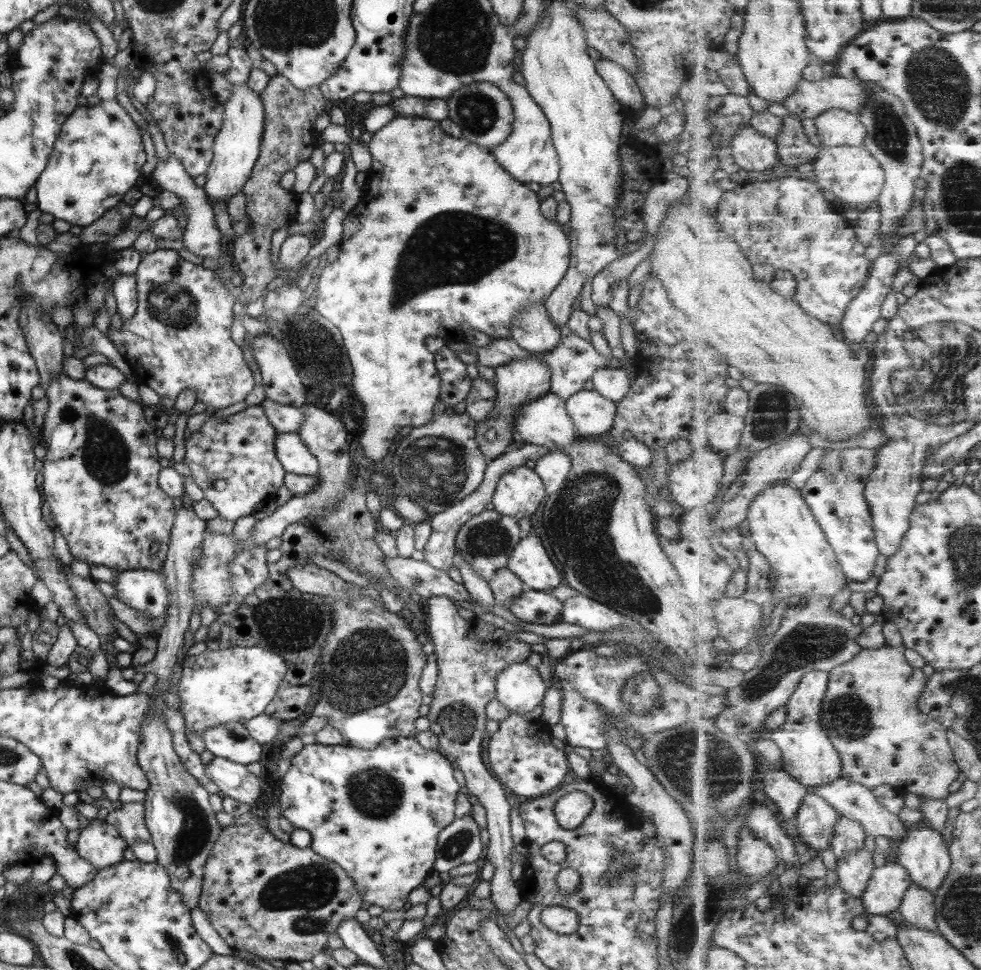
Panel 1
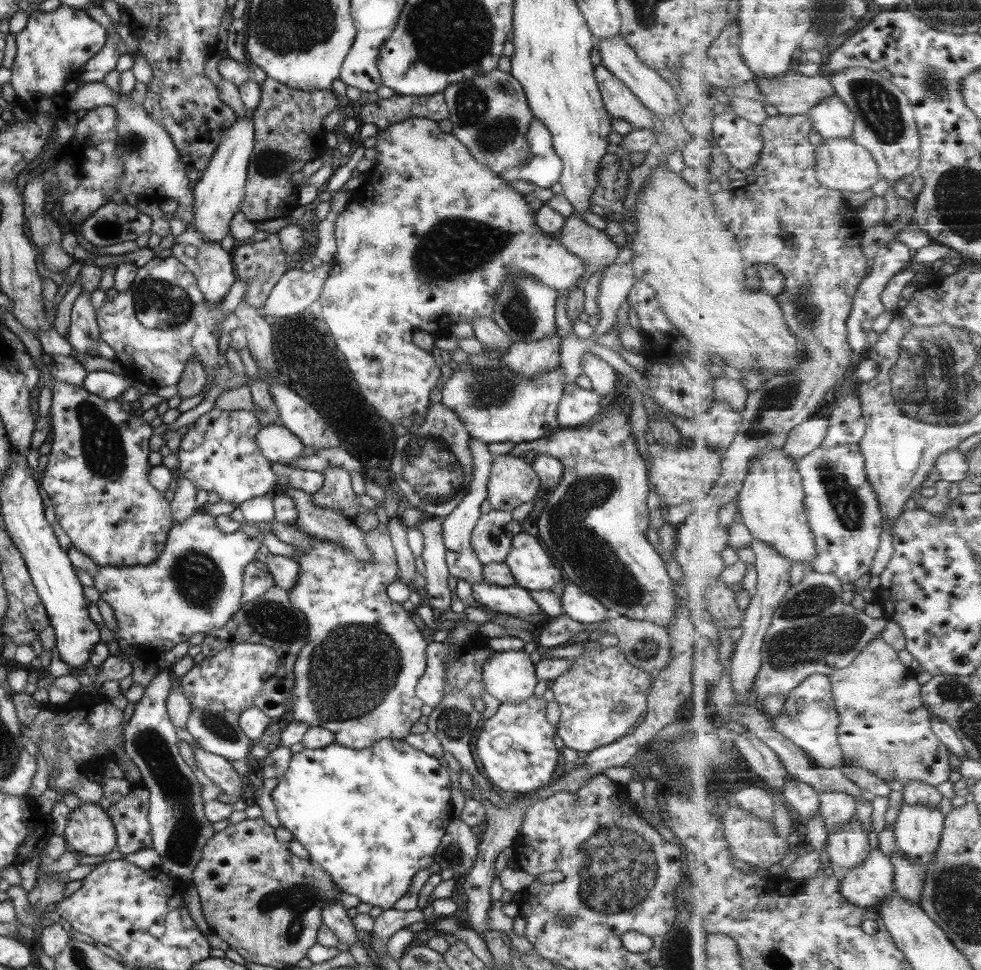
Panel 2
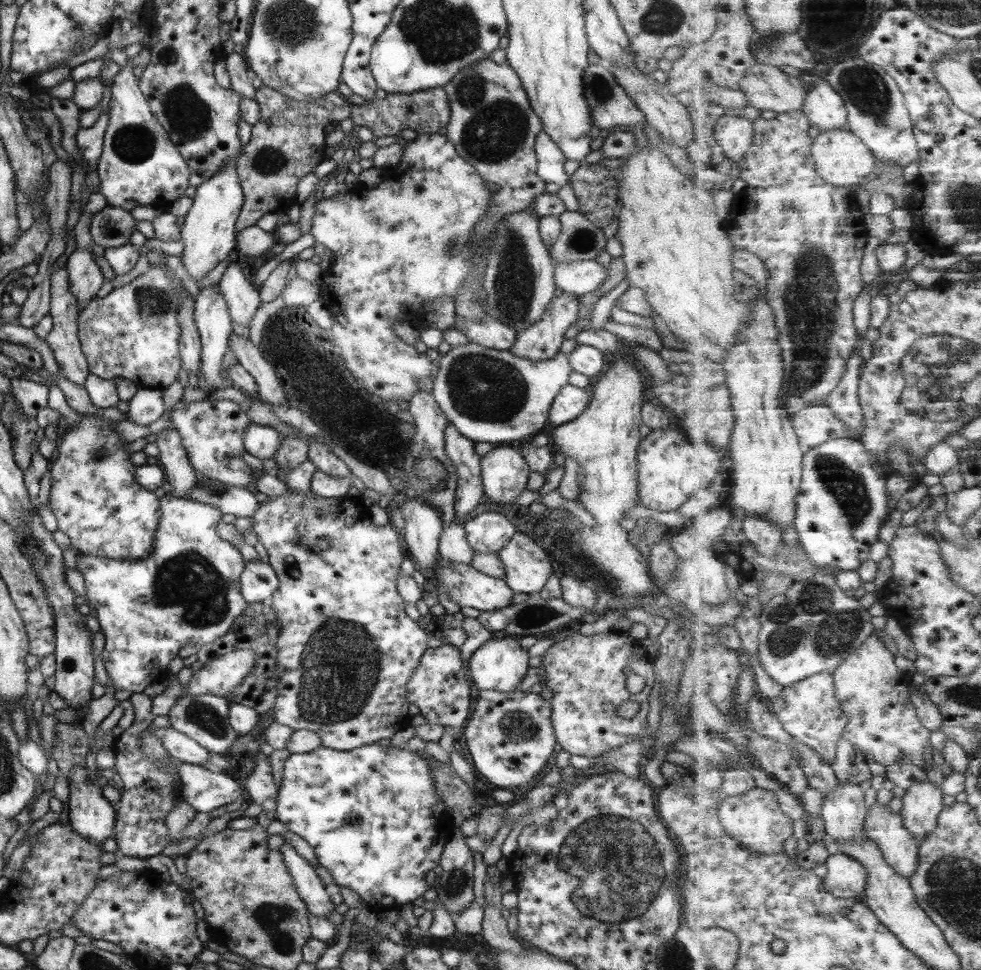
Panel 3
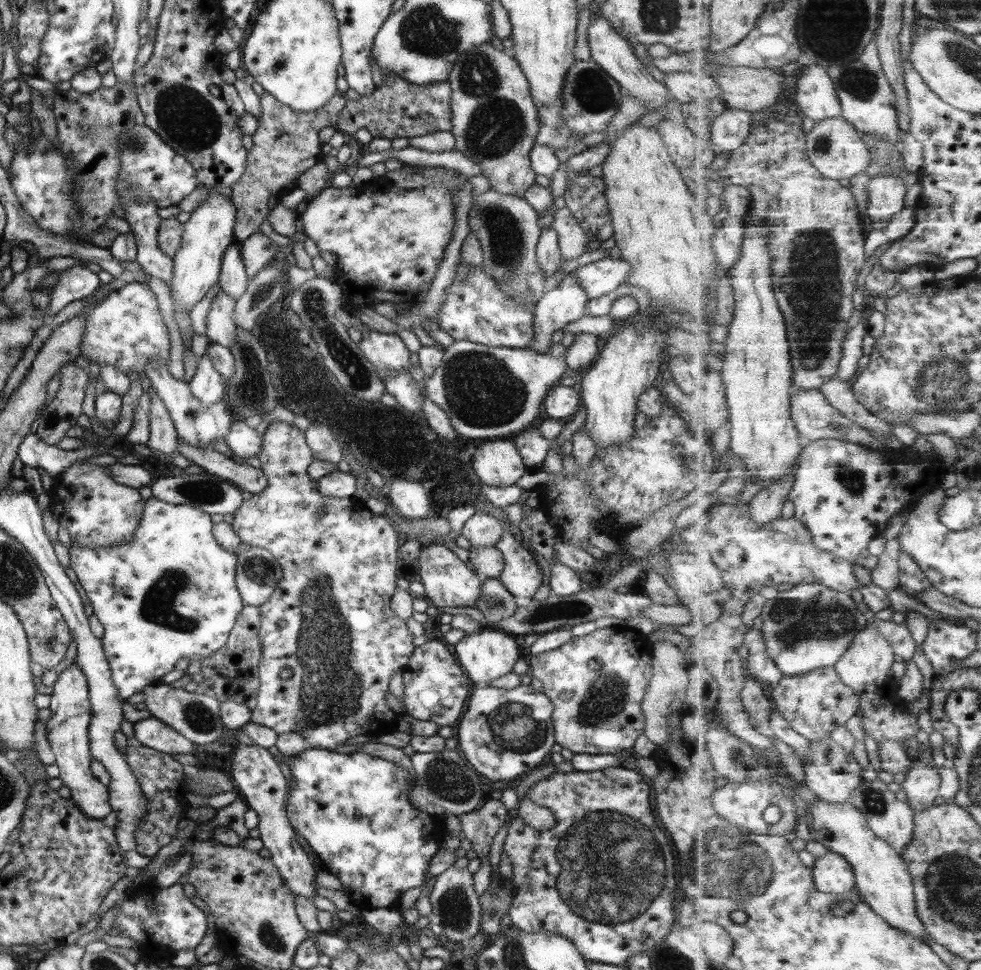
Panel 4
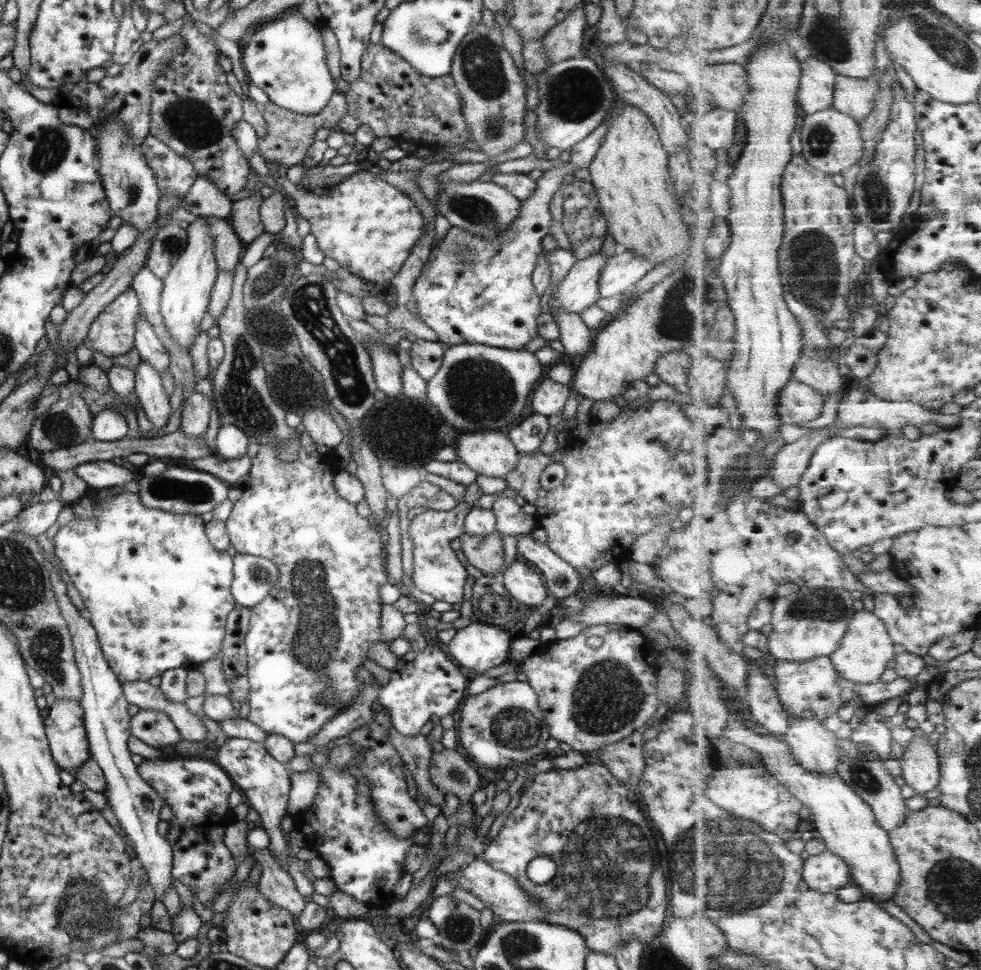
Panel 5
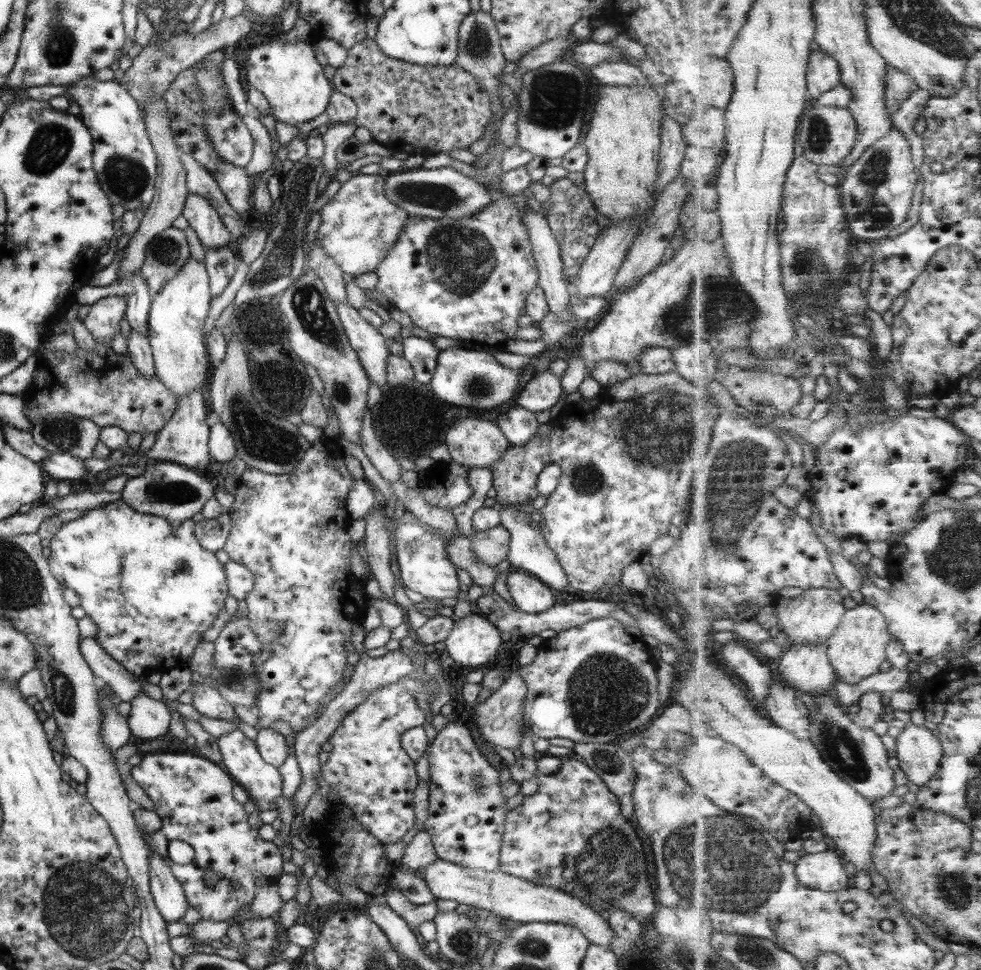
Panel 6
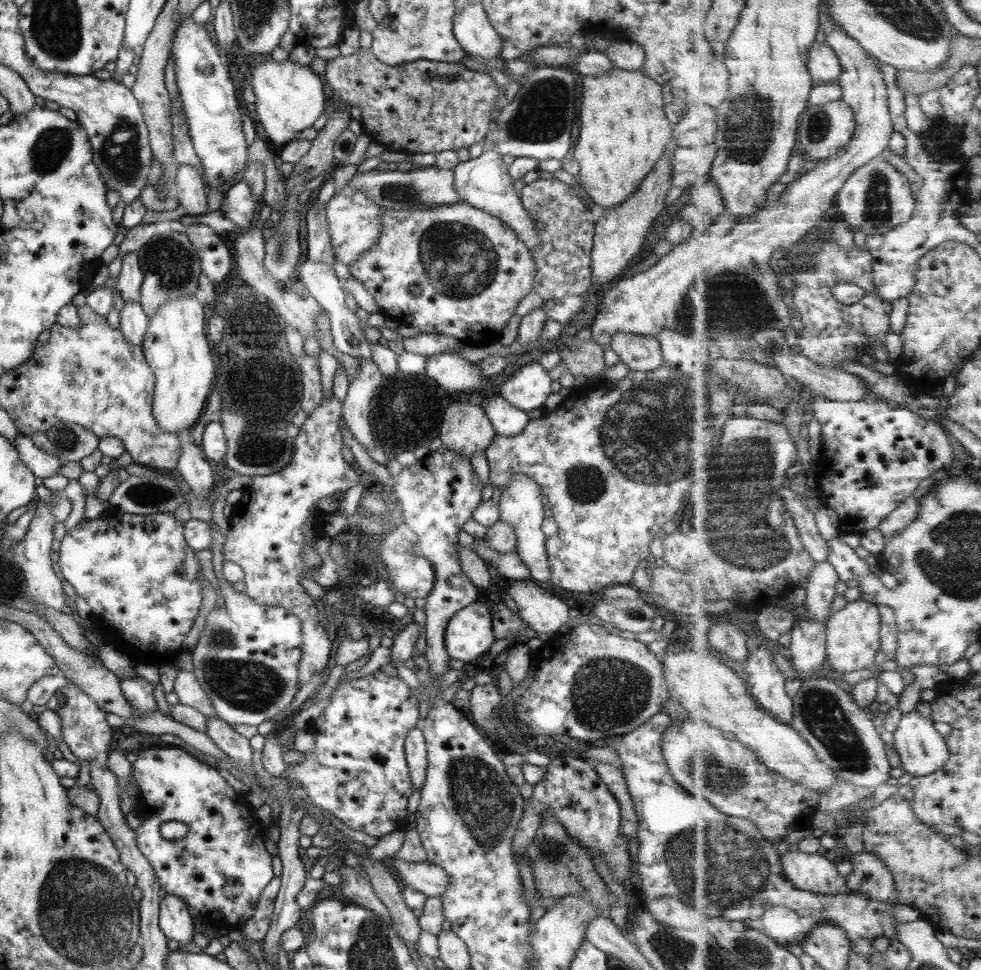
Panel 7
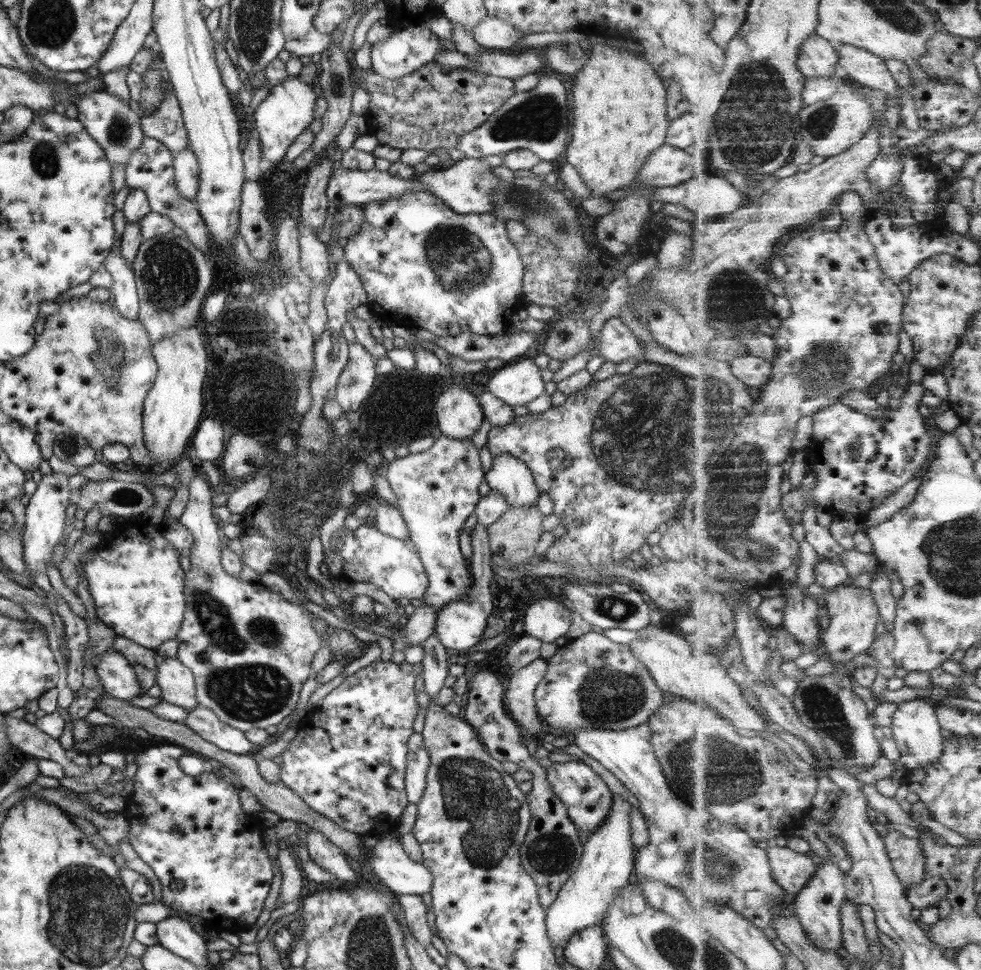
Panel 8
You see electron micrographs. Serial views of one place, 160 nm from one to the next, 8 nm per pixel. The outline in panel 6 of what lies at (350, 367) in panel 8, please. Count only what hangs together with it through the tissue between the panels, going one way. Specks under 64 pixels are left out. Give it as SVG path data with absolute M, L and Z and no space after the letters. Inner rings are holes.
M369 410L363 412L361 416L361 426L358 428L358 444L365 453L371 466L377 470L383 481L387 484L391 482L401 482L401 467L397 464L395 458L385 450L385 446L377 440L373 428L371 428L371 414Z

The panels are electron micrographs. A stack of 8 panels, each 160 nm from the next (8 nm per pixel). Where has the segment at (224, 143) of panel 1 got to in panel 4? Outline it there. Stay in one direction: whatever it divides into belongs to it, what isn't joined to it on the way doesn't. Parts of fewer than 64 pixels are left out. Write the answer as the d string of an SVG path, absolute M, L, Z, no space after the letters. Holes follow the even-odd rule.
M212 192L208 194L208 199L190 214L188 221L182 224L181 242L172 259L172 277L168 284L174 313L189 312L218 281L223 252L229 243L235 241L232 233L234 220L235 208L230 197L225 198Z

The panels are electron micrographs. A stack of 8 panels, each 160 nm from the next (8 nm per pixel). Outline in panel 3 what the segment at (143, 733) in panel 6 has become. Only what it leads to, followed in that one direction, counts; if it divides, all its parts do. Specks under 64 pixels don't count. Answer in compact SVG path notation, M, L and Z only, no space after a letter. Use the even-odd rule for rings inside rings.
M153 726L150 729L153 731L153 735L159 739L159 743L169 757L176 758L182 763L205 767L209 751L201 748L197 742L171 727L158 728Z

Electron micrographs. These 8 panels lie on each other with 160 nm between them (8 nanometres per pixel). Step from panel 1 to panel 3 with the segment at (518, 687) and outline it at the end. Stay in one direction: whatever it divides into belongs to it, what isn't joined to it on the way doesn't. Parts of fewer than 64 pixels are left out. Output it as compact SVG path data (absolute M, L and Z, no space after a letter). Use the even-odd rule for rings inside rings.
M496 635L478 646L468 658L470 680L478 690L496 690L509 692L516 690L517 683L529 668L527 650L519 647L518 638Z

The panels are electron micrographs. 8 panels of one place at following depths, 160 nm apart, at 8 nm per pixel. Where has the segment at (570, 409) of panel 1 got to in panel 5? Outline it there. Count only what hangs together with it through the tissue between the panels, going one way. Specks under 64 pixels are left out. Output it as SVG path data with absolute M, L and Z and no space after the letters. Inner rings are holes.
M543 376L529 396L529 406L533 413L548 417L561 412L569 394L570 386L557 384L549 377Z

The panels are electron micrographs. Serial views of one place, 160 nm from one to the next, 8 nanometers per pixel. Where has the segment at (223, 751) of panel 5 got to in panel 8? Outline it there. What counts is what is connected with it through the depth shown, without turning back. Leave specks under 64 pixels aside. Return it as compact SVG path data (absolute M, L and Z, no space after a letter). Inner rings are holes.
M190 708L182 723L189 728L189 731L196 733L199 738L225 752L247 755L256 750L256 747L245 738L243 733L222 723L208 708Z

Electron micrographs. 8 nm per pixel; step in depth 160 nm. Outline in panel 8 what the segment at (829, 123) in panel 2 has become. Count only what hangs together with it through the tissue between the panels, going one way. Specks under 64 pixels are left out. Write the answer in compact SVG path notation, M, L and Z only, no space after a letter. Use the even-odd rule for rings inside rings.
M816 33L805 40L798 60L800 71L807 77L828 76L840 73L839 54L836 45Z

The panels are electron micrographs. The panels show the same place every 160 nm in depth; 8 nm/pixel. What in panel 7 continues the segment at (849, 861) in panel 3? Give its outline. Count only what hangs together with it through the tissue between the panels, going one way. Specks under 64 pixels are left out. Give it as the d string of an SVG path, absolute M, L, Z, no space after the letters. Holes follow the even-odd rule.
M799 850L788 851L781 856L781 860L784 865L784 875L795 884L797 889L819 892L821 894L845 894L849 891L846 877L841 876L837 872L835 863L825 858L822 854Z

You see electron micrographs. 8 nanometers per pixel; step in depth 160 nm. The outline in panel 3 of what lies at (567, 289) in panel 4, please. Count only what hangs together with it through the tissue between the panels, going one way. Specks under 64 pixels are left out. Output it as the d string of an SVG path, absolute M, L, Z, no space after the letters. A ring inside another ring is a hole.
M571 293L554 296L545 305L539 320L516 333L515 342L508 351L529 360L553 358L564 341L563 333L576 322L577 304L577 296Z

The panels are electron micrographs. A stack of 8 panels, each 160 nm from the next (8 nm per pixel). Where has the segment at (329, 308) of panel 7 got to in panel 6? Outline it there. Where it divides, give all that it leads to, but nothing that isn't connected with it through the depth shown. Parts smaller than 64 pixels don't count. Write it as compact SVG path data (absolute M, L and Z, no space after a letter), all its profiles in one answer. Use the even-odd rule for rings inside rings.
M334 301L337 318L347 337L350 349L355 351L366 376L379 388L385 380L385 359L389 354L385 339L345 301Z

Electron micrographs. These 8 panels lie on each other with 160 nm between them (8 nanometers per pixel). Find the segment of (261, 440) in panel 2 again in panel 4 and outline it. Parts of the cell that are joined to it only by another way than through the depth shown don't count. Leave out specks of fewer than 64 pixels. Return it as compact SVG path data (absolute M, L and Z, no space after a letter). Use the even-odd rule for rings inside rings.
M241 421L232 422L224 436L227 448L231 450L236 461L242 461L251 456L257 456L261 450L260 437L250 427Z

